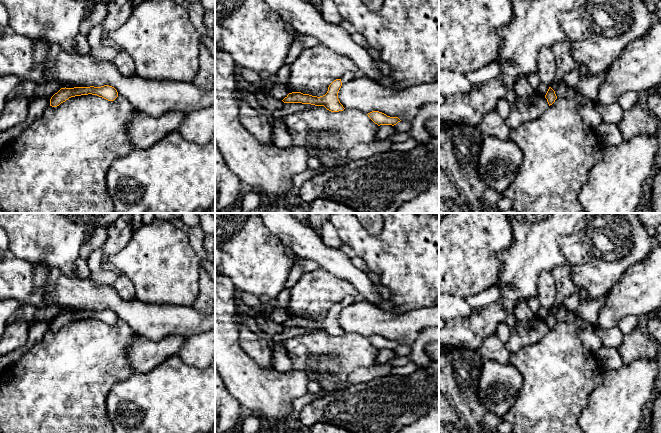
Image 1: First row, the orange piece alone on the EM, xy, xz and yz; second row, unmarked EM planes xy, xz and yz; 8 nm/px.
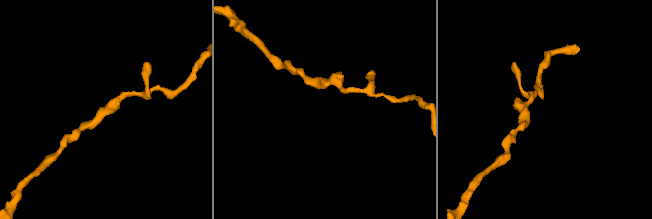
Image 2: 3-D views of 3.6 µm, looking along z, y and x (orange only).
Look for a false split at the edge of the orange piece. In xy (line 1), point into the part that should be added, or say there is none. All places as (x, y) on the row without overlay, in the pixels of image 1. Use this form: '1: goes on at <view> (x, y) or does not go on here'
1: does not go on here

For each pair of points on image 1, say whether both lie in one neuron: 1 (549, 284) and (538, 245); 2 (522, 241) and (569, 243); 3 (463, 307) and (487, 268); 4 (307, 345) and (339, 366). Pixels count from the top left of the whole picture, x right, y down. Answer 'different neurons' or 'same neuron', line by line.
1: different neurons
2: different neurons
3: different neurons
4: same neuron

